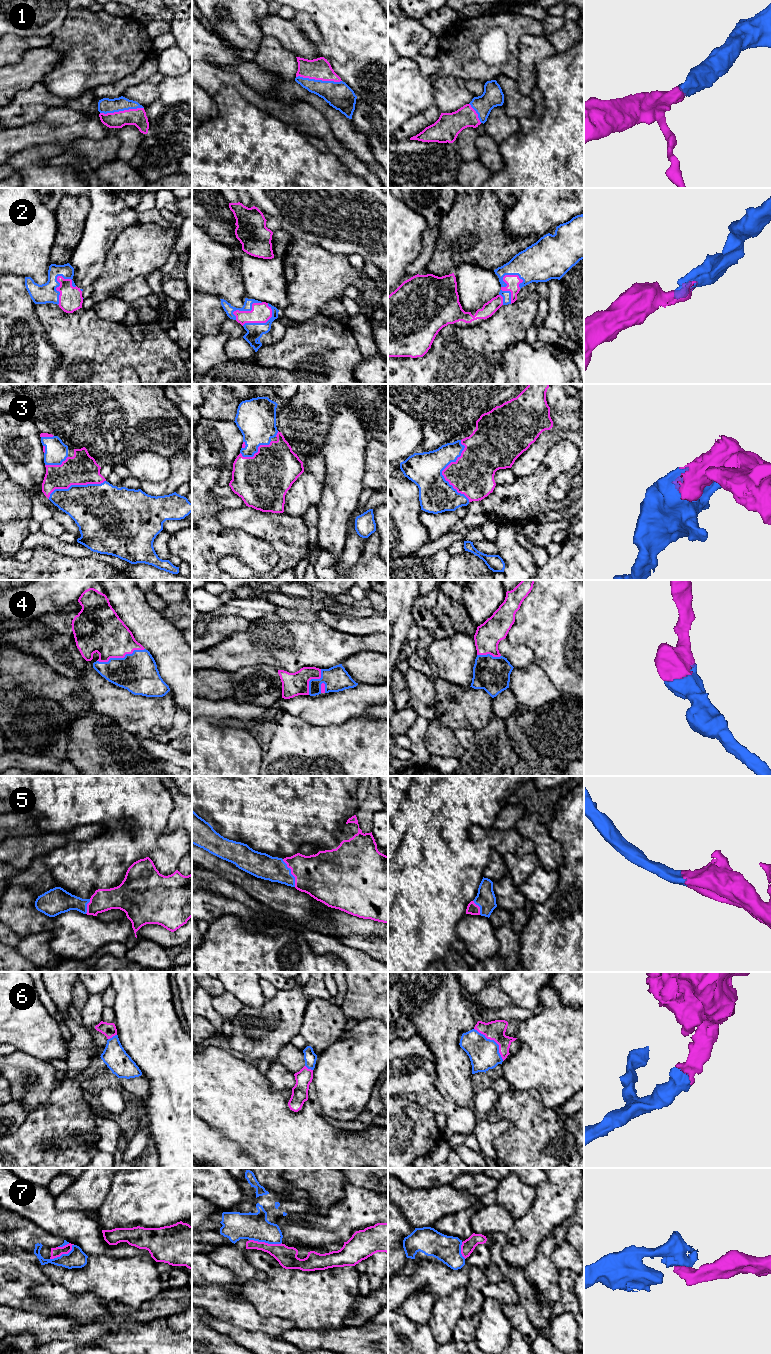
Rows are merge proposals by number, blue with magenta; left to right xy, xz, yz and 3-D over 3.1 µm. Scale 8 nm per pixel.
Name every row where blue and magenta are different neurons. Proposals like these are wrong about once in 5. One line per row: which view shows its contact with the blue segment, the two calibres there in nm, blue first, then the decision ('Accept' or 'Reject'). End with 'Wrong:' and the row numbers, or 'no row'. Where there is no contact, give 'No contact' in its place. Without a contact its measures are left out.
1: Touches blue in xz. Thickness 220 nm (blue) against 180 nm. Accept
2: Touches blue in xy. Thickness 160 nm (blue) against 190 nm. Accept
3: Touches blue in yz. Thickness 280 nm (blue) against 340 nm. Accept
4: Touches blue in xy. Thickness 320 nm (blue) against 340 nm. Accept
5: Touches blue in xz. Thickness 200 nm (blue) against 360 nm. Accept
6: Touches blue in yz. Thickness 240 nm (blue) against 160 nm. Accept
7: Touches blue in xz. Thickness 220 nm (blue) against 160 nm. Reject
Wrong: 7

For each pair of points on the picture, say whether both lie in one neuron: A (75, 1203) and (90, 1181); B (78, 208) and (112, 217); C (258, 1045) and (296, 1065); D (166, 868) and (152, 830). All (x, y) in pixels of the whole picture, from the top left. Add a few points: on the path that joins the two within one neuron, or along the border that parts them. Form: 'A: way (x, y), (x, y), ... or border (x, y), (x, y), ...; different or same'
A: way (80, 1198), (90, 1186); same
B: border (90, 198), (90, 209), (82, 234); different
C: border (290, 1042), (281, 1049), (276, 1061); different
D: border (163, 833), (158, 838), (156, 847), (148, 856); different

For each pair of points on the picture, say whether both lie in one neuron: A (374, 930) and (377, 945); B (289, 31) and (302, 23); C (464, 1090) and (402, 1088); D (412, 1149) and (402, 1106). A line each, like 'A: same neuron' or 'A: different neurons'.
A: different neurons
B: different neurons
C: different neurons
D: same neuron

